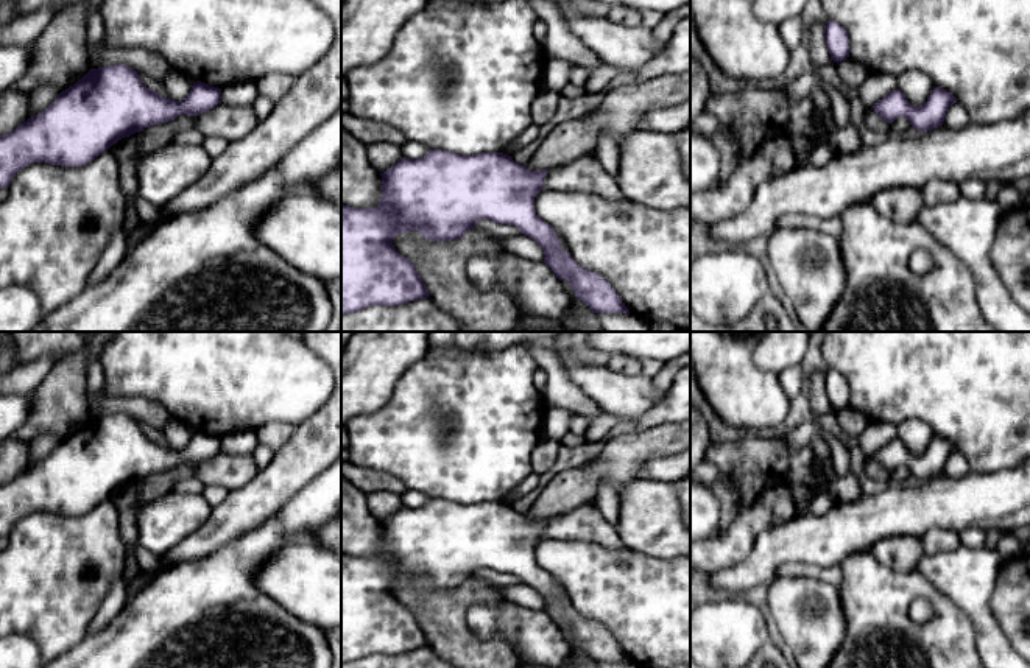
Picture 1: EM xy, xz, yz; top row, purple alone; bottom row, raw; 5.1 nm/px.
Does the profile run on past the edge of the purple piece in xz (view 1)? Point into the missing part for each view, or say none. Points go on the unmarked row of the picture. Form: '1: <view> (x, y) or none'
1: none

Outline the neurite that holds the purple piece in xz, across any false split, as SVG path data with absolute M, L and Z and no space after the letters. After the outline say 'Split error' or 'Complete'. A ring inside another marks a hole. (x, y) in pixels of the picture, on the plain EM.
M429 498L421 508L402 506L382 525L382 547L374 557L341 553L341 665L372 654L394 656L427 648L429 638L414 614L393 595L396 584L418 578L432 590L461 587L481 568L516 575L544 598L544 612L559 629L566 628L575 645L592 662L630 662L620 645L601 624L584 618L564 601L555 578L534 559L534 547L542 539L549 519L531 520L503 501L460 505Z. Complete

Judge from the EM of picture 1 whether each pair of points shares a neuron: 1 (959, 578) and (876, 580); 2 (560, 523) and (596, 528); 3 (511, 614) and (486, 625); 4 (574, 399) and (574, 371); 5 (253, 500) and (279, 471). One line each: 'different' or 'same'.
1: different
2: same
3: same
4: different
5: same

